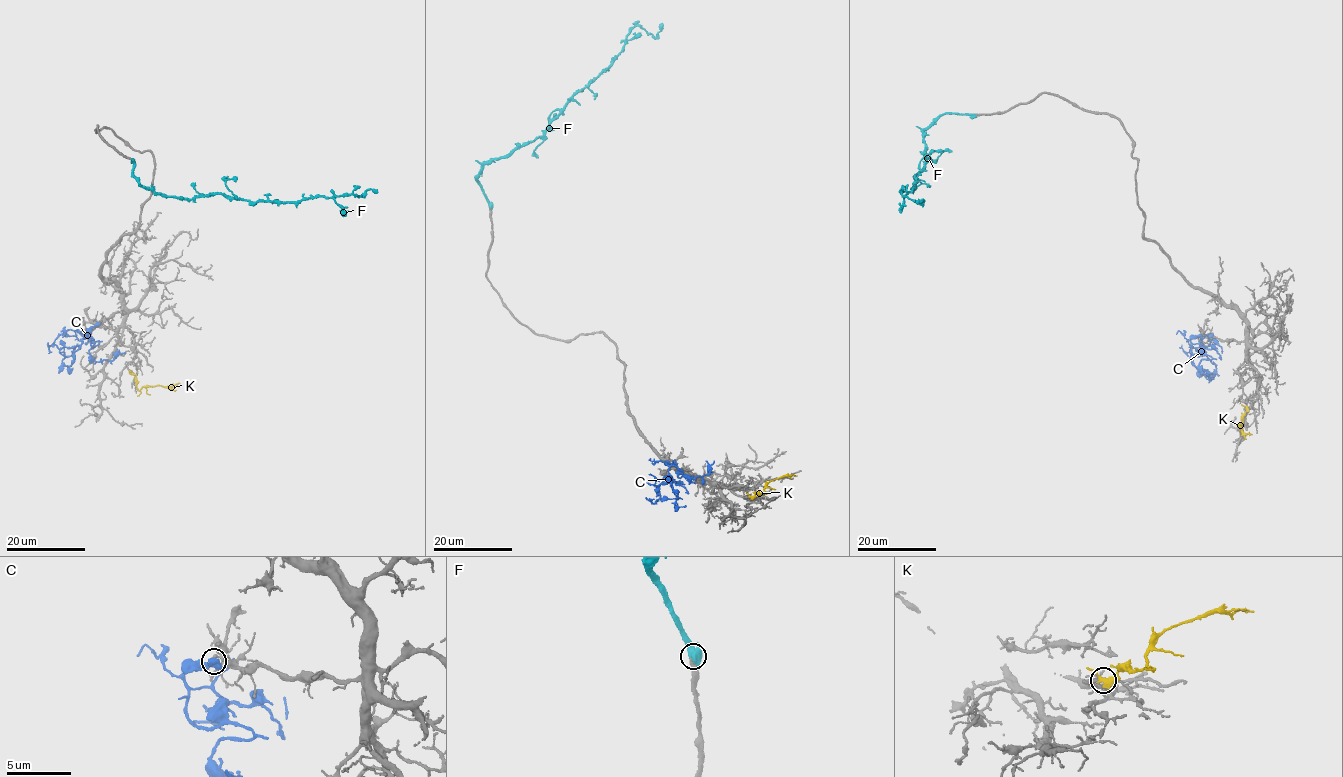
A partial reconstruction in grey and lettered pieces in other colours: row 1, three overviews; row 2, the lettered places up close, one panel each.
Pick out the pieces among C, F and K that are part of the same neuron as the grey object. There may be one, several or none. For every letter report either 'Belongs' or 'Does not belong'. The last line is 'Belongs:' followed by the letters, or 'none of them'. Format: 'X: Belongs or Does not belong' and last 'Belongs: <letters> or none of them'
C: Does not belong
F: Belongs
K: Does not belong
Belongs: F

